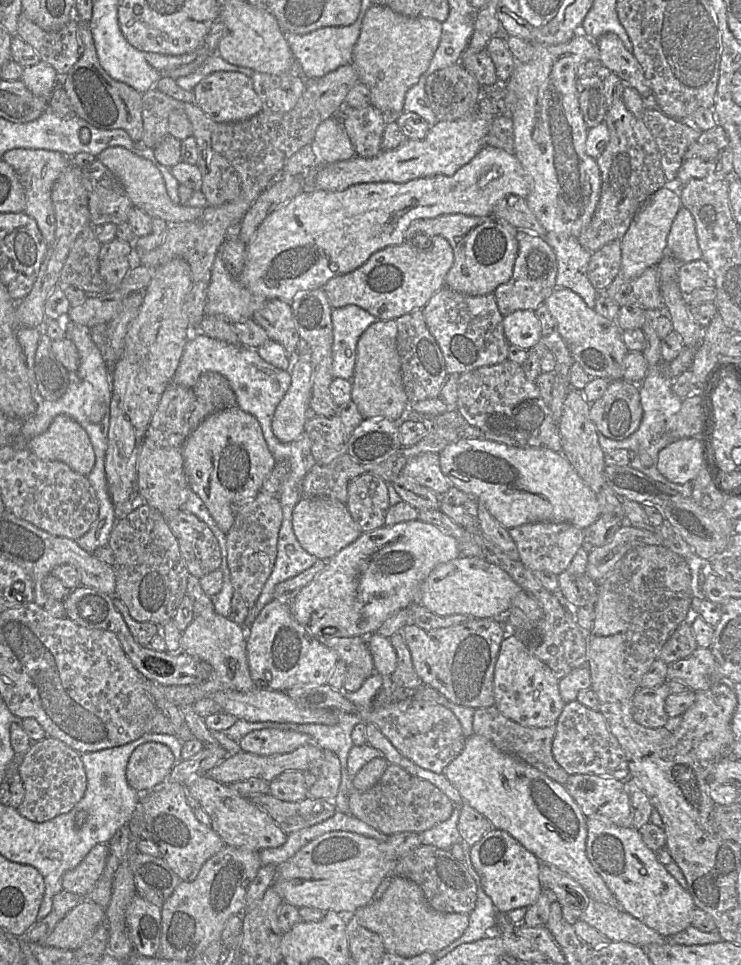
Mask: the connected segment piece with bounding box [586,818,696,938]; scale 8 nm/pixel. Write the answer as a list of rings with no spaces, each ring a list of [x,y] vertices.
[[[586,818],[586,825],[586,855],[621,909],[665,938],[691,925],[691,912],[696,908],[691,894],[657,861],[638,830],[593,818]]]

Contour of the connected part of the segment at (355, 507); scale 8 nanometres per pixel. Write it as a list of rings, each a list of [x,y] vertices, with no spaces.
[[[363,474],[348,483],[347,509],[362,533],[384,526],[390,507],[388,483],[374,474]]]

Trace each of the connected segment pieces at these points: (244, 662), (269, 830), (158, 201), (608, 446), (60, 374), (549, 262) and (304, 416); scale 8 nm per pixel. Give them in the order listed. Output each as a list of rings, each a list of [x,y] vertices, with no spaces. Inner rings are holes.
[[[214,613],[212,616],[195,616],[190,625],[182,632],[180,650],[212,666],[210,678],[199,684],[206,693],[225,690],[248,692],[257,688],[251,678],[248,665],[247,632],[242,625],[230,618],[218,613]]]
[[[200,776],[185,786],[210,816],[212,829],[226,845],[260,852],[267,848],[279,847],[286,842],[287,834],[271,816],[229,785],[217,782],[209,776]]]
[[[121,146],[106,148],[97,158],[119,180],[133,206],[139,208],[151,218],[163,219],[171,225],[190,222],[201,215],[203,211],[201,207],[192,208],[183,204],[174,204],[171,201],[161,172],[150,160],[140,157]]]
[[[660,361],[654,368],[649,369],[641,383],[635,383],[639,388],[640,401],[643,409],[643,417],[639,428],[632,435],[623,440],[612,440],[605,437],[601,433],[598,434],[598,440],[600,447],[605,454],[615,449],[632,450],[635,453],[635,457],[630,462],[629,466],[631,468],[639,470],[653,480],[665,484],[672,490],[681,494],[683,497],[690,498],[693,489],[691,482],[687,482],[685,484],[673,483],[664,477],[657,469],[659,452],[674,441],[673,437],[664,435],[667,423],[679,412],[682,403],[682,398],[674,394],[672,391],[671,386],[674,379],[666,378],[662,374],[662,362],[664,361]],[[642,454],[648,454],[651,457],[652,464],[649,467],[646,467],[642,464]]]
[[[42,330],[35,355],[35,376],[39,400],[61,398],[69,385],[69,371],[52,350],[52,339]]]
[[[518,230],[518,254],[510,280],[493,292],[500,313],[505,317],[516,310],[535,311],[556,288],[557,259],[553,249],[540,237],[531,232]]]
[[[302,343],[292,360],[291,385],[272,419],[273,433],[283,443],[293,442],[305,432],[305,423],[311,414],[313,370],[310,349]]]

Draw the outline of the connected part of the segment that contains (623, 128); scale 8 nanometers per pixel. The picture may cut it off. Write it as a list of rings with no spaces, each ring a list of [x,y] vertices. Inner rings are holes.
[[[622,99],[607,110],[604,123],[610,139],[605,150],[595,159],[602,181],[600,198],[591,221],[577,237],[578,243],[590,253],[595,253],[610,242],[620,241],[640,207],[666,183],[651,132],[642,119],[627,110]]]

